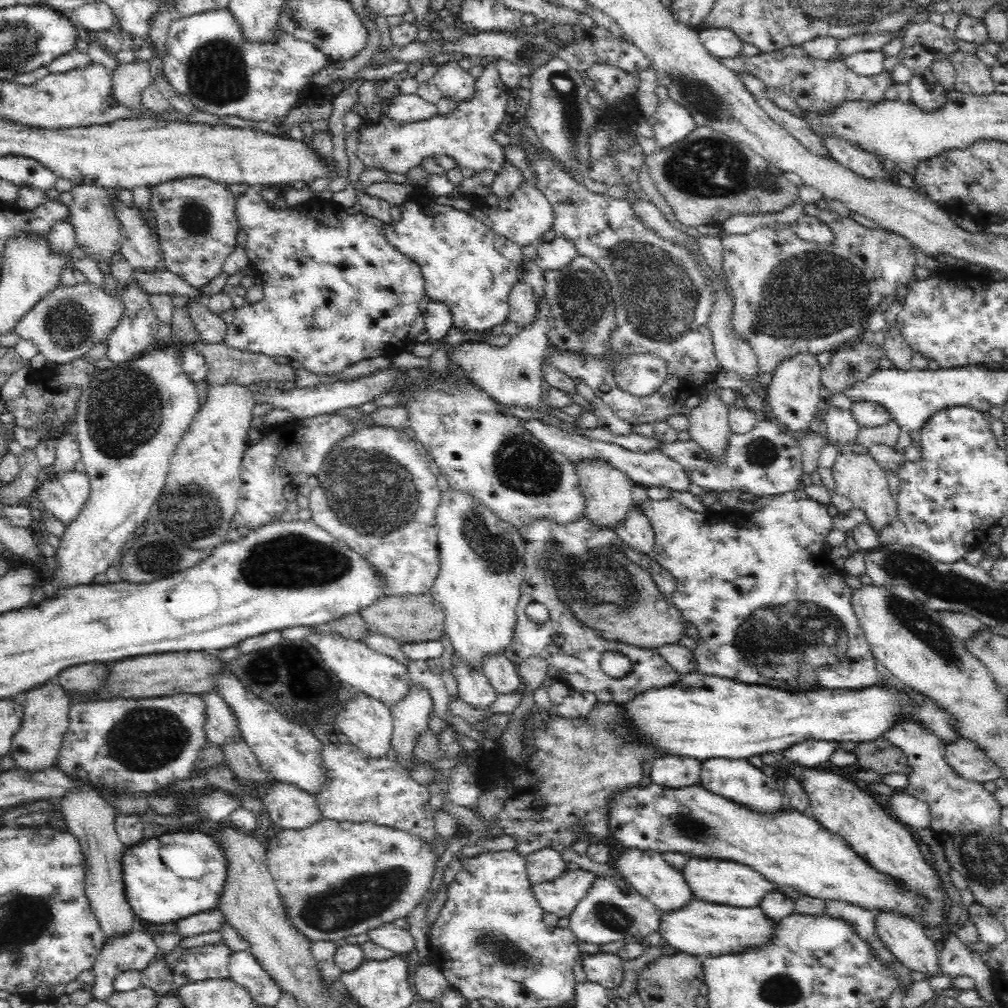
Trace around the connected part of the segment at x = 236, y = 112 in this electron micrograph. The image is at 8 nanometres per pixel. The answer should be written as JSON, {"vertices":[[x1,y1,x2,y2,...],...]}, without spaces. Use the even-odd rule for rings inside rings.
{"vertices":[[228,8,224,10,210,10,205,13,191,14,183,17,174,16,174,19,172,19,170,24,167,26,165,39,163,40,163,49,161,50,163,54,162,56,158,56,162,63,162,68,159,70,159,73,163,75,167,84,169,84,171,88,177,90,177,92,183,94,183,96,188,97,202,112,208,112,209,114,214,114,218,117,236,116,238,118,242,118,242,120,256,122,265,121,279,126,287,120,288,114,296,102,298,102,300,94,306,94,306,98,314,98,314,95,308,96,307,93,305,93,312,84,312,82,310,82,310,80,312,80,312,76,332,63,332,61,321,50,318,50,318,48,312,46,312,44,296,40,291,34,285,32,284,29,280,33,282,33,282,36,280,36,280,40,278,40,276,44,246,44,239,33,239,26,233,19,233,16,231,16]]}

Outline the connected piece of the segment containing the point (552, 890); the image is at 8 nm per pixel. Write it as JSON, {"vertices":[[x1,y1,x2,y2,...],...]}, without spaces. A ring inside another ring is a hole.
{"vertices":[[582,868,566,870,561,878,531,884,531,893,543,912,556,914,559,918,566,917,574,910,596,877,594,872]]}

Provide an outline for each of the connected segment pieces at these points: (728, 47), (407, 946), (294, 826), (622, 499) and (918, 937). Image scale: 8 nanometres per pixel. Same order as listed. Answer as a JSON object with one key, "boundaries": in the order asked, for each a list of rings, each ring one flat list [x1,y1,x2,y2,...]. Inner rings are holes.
{"boundaries":[[[700,27,697,29,697,35,700,44,719,61,742,54,742,43,731,30]],[[393,922,378,926,367,933,370,941,382,945,396,955,406,955,416,948,416,941,410,931,398,927]],[[286,783,274,784,262,803,281,830,304,830,322,818,315,797]],[[592,457,591,459,576,459,572,462,575,466,579,485,586,497,586,510,584,517,590,517,596,525,602,527,614,528,616,523,619,523,624,515,627,514,629,508,634,505,631,497,630,477,626,473,614,467,610,461,600,459,600,457]],[[894,909,874,910,874,930,875,936,883,944,883,947,908,970,916,970,924,973,928,978,932,977,938,968,939,943,936,938,929,936,921,922,902,911]]]}

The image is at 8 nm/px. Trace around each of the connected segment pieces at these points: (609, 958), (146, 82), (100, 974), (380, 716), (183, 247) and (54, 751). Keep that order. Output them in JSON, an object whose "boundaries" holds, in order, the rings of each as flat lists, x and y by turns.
{"boundaries":[[[596,953,582,956,582,968,591,981,606,989,617,989,624,982,623,960,617,953]],[[150,60,118,65,112,74,112,95,123,106,131,106,151,115,148,108,141,106,141,92,153,82]],[[131,930,119,935,110,935,103,944,102,950,98,955,98,960,94,963,94,982,92,983,92,998,98,1001,107,1002,107,998,115,992,113,982,118,974,129,971,141,971,152,962,152,958,158,951,154,945,153,935,138,930]],[[359,690,354,693,356,693,356,698,352,702,348,702,346,710,342,710,334,720,338,732,344,733,350,739,350,743,366,756,370,758,388,757,394,729,390,706]],[[187,177,162,182,150,188,151,208,156,213,156,234,159,236,163,260,161,268,201,290,208,282,220,276,226,258,236,247,240,230,235,219,237,198,227,186,208,178]],[[44,684,28,691,21,699,24,703,23,717,18,732,14,734,9,755,14,760,14,769,32,774,55,764,63,736,69,728,71,704,60,684]]]}

